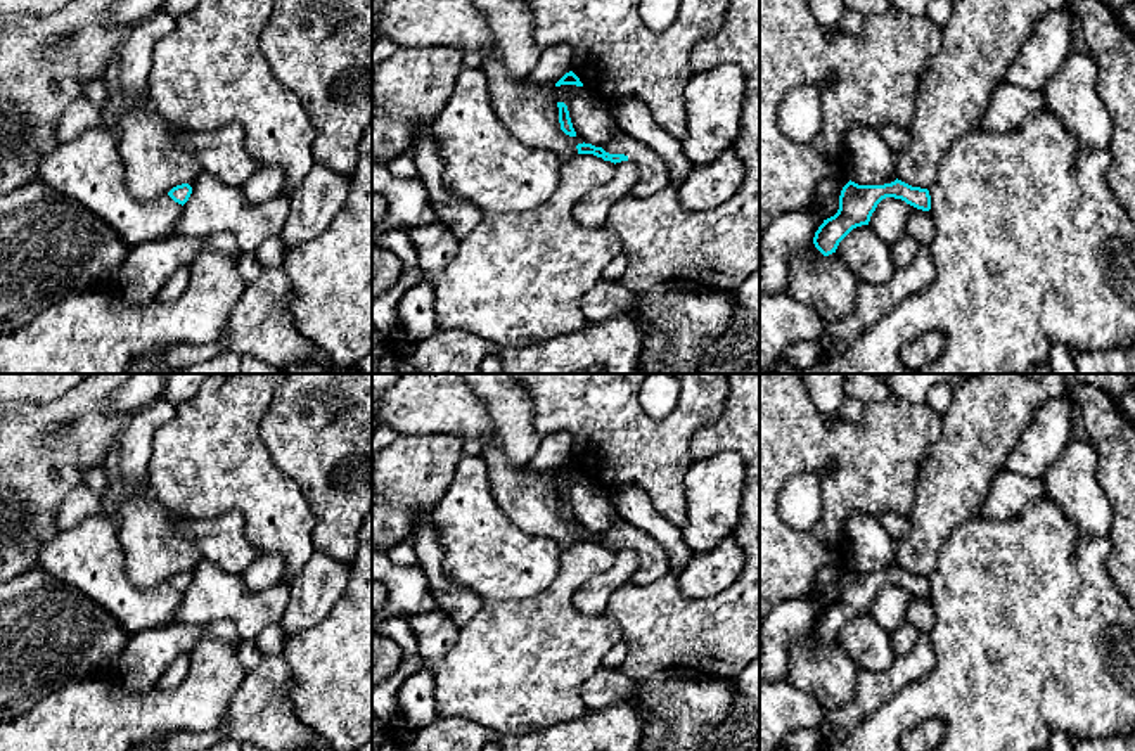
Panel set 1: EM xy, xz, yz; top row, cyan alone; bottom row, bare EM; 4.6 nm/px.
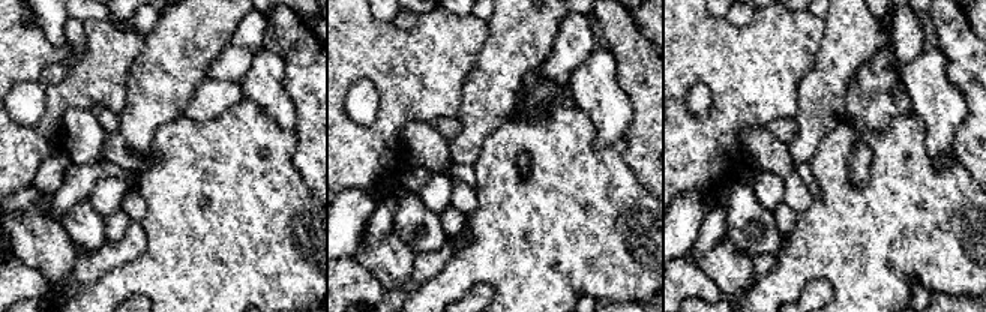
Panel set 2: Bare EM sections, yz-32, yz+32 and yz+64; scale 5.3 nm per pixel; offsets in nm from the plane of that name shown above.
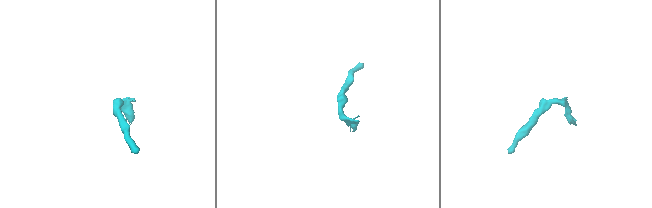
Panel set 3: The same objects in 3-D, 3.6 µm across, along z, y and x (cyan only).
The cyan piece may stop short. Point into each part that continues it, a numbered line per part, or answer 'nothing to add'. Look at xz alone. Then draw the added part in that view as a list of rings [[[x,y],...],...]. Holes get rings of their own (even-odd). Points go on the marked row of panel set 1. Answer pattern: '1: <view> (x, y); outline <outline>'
1: xz (653, 175); outline [[[621,128],[616,130],[614,137],[602,149],[609,154],[625,154],[637,166],[638,180],[632,189],[633,197],[644,199],[654,196],[671,183],[663,157]]]

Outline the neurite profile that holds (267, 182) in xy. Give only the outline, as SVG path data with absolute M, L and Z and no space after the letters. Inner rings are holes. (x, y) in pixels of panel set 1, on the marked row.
M261 166L240 189L246 199L260 204L282 194L285 175L277 166Z

